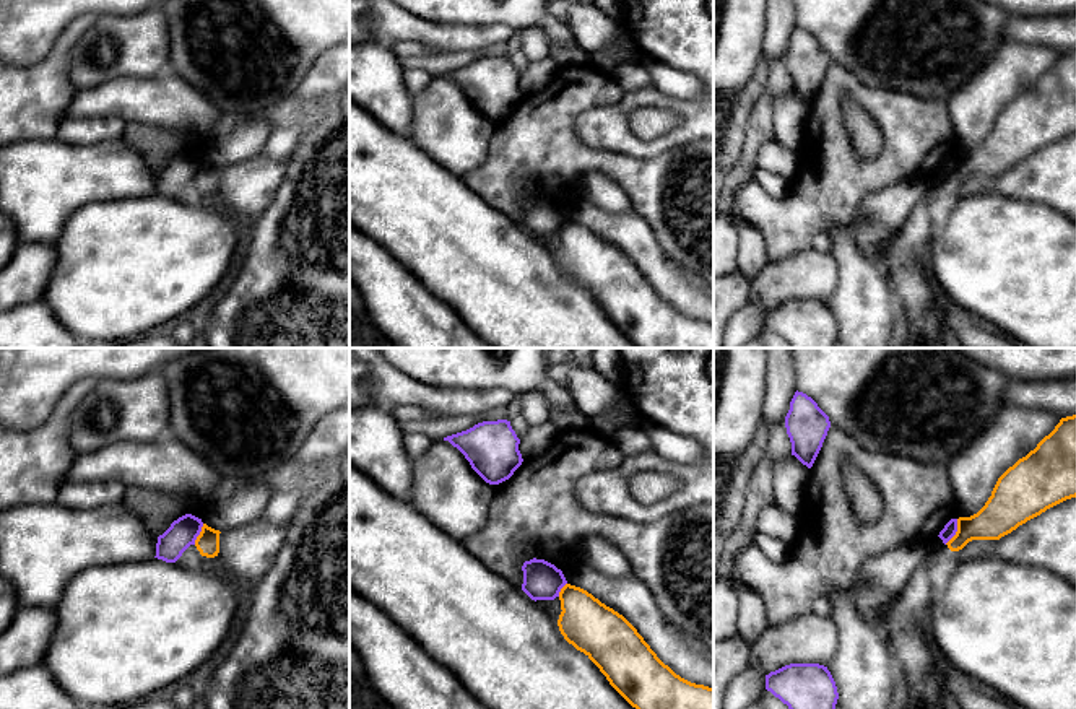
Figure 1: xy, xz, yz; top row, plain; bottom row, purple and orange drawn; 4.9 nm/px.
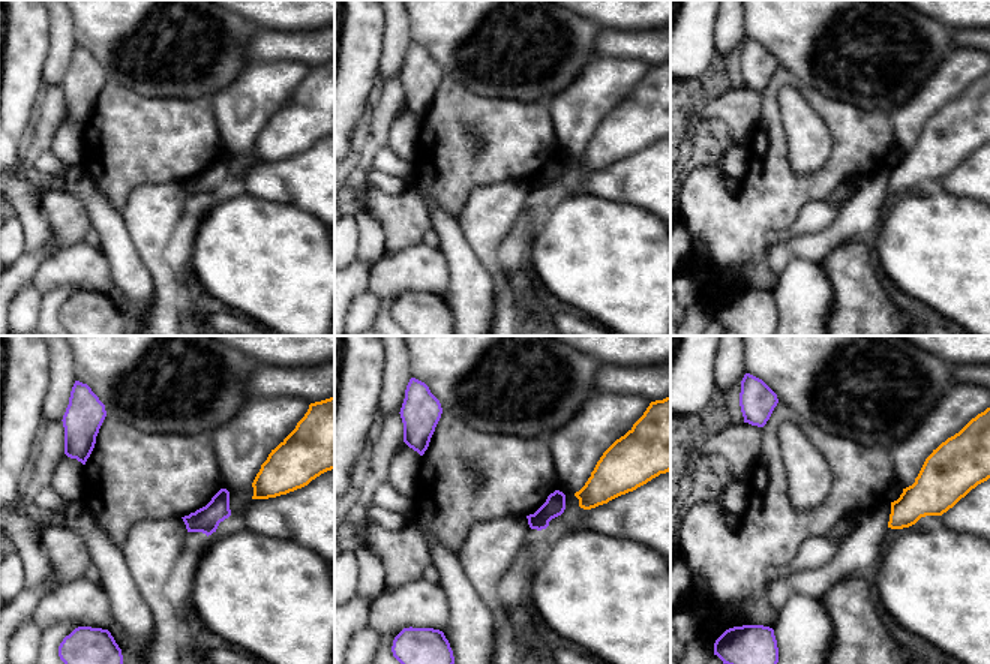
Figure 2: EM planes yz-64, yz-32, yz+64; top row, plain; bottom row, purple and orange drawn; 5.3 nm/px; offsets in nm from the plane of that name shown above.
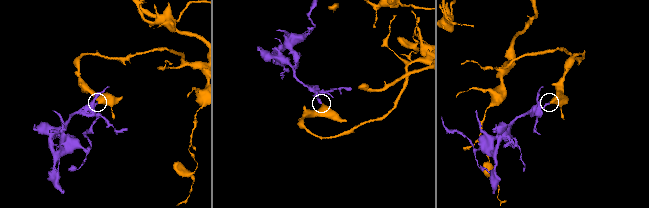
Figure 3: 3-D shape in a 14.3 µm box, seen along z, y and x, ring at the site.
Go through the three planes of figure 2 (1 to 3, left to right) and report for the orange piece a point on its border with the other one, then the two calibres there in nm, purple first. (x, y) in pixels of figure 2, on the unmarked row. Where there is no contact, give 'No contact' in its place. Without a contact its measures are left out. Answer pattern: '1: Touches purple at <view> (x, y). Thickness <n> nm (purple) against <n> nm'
1: No contact
2: No contact
3: No contact

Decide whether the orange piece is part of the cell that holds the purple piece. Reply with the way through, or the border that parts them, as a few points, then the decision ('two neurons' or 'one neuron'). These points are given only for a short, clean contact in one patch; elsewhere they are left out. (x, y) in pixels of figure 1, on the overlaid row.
along yz (958, 519), (958, 529), (945, 543) | two neurons

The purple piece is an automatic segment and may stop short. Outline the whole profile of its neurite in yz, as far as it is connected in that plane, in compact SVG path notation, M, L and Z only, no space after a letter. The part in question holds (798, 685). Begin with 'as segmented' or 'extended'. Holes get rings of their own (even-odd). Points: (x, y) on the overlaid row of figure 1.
as segmented; M790 663L766 675L766 689L788 709L835 709L839 693L827 667Z

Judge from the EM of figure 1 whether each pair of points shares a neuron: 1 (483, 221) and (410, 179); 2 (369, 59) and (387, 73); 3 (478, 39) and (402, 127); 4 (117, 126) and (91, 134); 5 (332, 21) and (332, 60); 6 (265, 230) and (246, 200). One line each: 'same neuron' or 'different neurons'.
1: same neuron
2: same neuron
3: different neurons
4: same neuron
5: different neurons
6: different neurons

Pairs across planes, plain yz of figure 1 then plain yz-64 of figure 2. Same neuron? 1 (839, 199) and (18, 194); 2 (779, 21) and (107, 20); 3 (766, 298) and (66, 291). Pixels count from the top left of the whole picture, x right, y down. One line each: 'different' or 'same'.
1: different
2: different
3: different

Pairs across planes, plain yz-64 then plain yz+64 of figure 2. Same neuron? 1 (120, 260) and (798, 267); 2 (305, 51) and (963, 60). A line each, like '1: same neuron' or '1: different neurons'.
1: same neuron
2: different neurons

